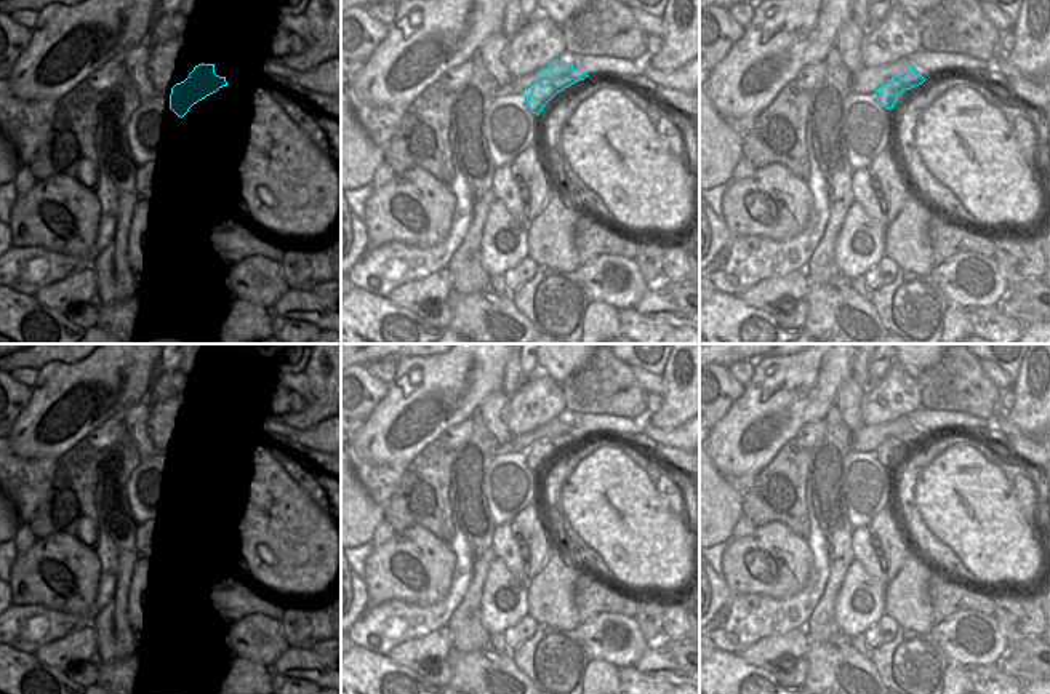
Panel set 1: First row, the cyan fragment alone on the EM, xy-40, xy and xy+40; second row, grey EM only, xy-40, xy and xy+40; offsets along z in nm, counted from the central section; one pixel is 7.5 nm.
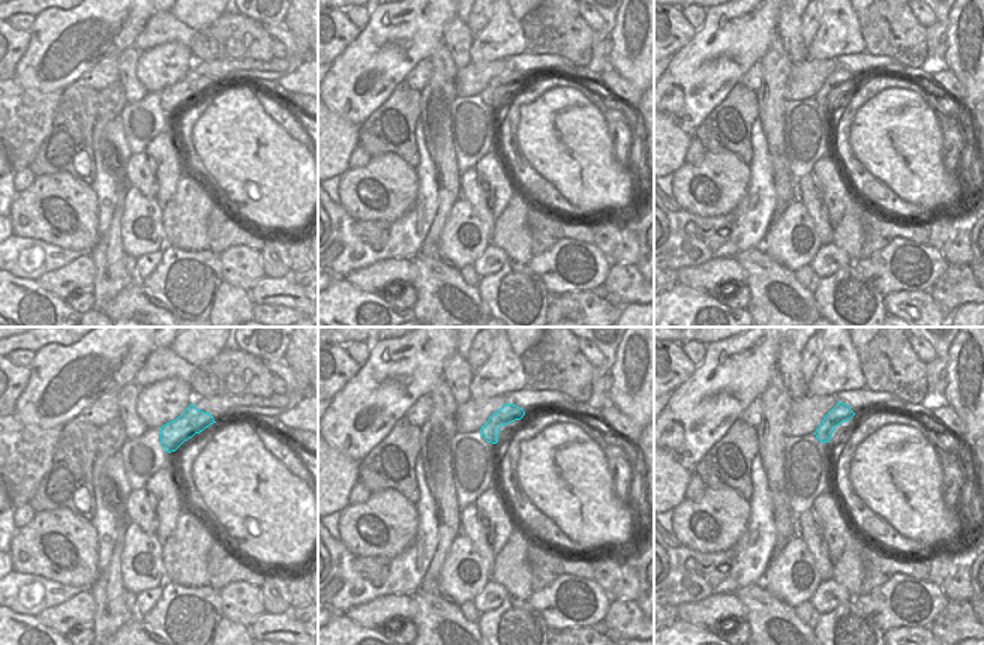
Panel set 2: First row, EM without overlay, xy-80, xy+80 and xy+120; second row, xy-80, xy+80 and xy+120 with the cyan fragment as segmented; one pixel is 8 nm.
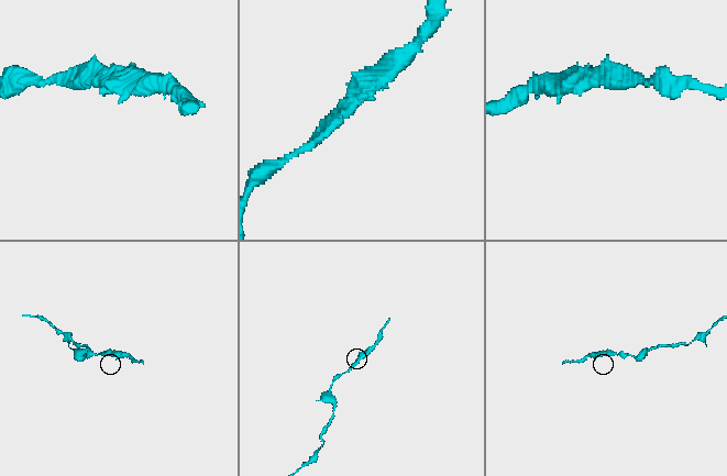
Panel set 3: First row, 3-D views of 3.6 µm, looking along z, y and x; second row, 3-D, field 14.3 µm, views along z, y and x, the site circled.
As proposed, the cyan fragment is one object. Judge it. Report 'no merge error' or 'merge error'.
no merge error

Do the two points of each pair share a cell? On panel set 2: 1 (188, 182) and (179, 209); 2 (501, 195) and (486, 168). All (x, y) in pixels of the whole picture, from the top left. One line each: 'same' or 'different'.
1: same
2: same

